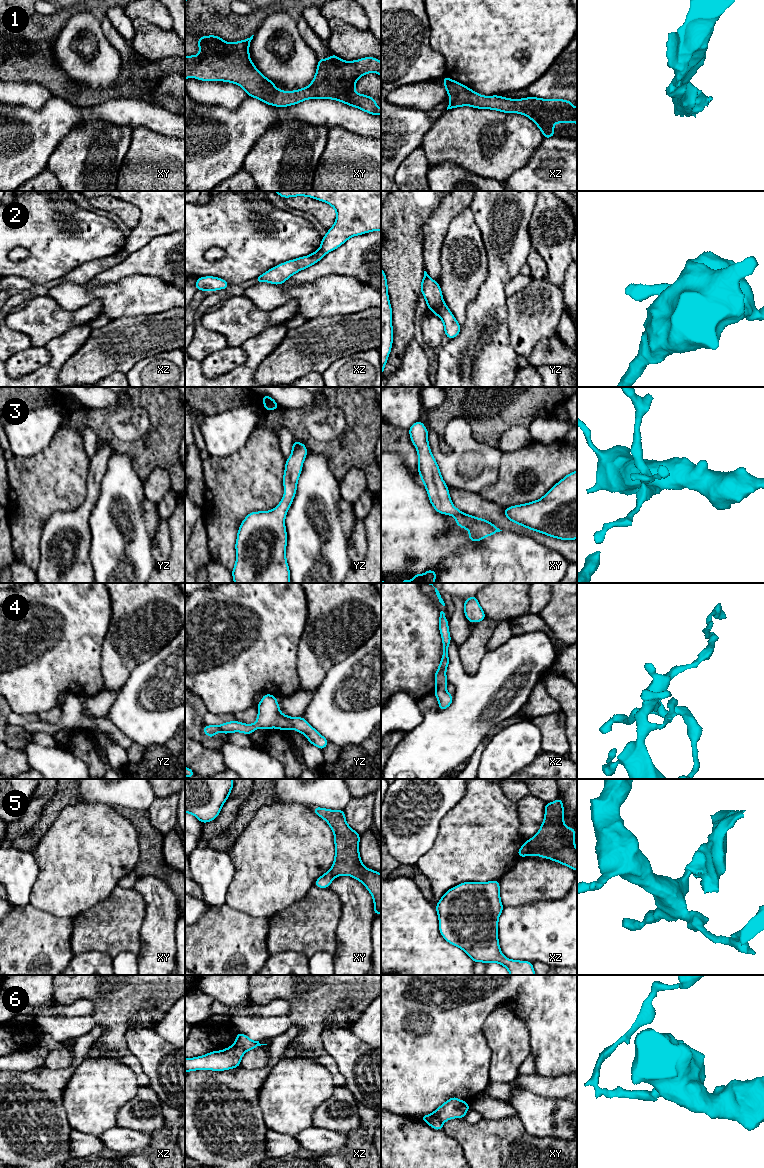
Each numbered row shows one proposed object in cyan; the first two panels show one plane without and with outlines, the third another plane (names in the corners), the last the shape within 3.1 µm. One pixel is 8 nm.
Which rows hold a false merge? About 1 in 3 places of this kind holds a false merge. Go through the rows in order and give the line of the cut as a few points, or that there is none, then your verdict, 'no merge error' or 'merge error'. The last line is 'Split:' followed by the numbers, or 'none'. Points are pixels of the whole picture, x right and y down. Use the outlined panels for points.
1: no cut | no merge error
2: yz (444, 303), (439, 316) | merge error
3: no cut | no merge error
4: no cut | no merge error
5: xz (526, 841), (528, 854) | merge error
6: xz (233, 1045), (245, 1051) | merge error
Split: 2, 5, 6

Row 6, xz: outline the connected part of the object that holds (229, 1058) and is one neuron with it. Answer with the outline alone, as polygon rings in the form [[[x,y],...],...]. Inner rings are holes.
[[[234,1045],[203,1056],[185,1058],[185,1073],[195,1070],[224,1071],[240,1066],[245,1050]]]

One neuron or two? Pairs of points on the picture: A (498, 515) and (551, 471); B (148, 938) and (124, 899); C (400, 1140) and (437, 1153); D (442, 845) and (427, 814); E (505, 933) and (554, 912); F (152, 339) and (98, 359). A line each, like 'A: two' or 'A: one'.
A: two
B: two
C: one
D: two
E: one
F: one

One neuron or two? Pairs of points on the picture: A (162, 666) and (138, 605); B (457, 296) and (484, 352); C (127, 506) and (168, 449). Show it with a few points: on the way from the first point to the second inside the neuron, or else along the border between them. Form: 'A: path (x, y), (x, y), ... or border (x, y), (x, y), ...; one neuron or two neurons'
A: border (174, 637), (138, 666); two neurons
B: border (477, 293), (467, 306), (466, 318), (461, 326); two neurons
C: border (132, 461), (133, 467), (143, 482); two neurons

